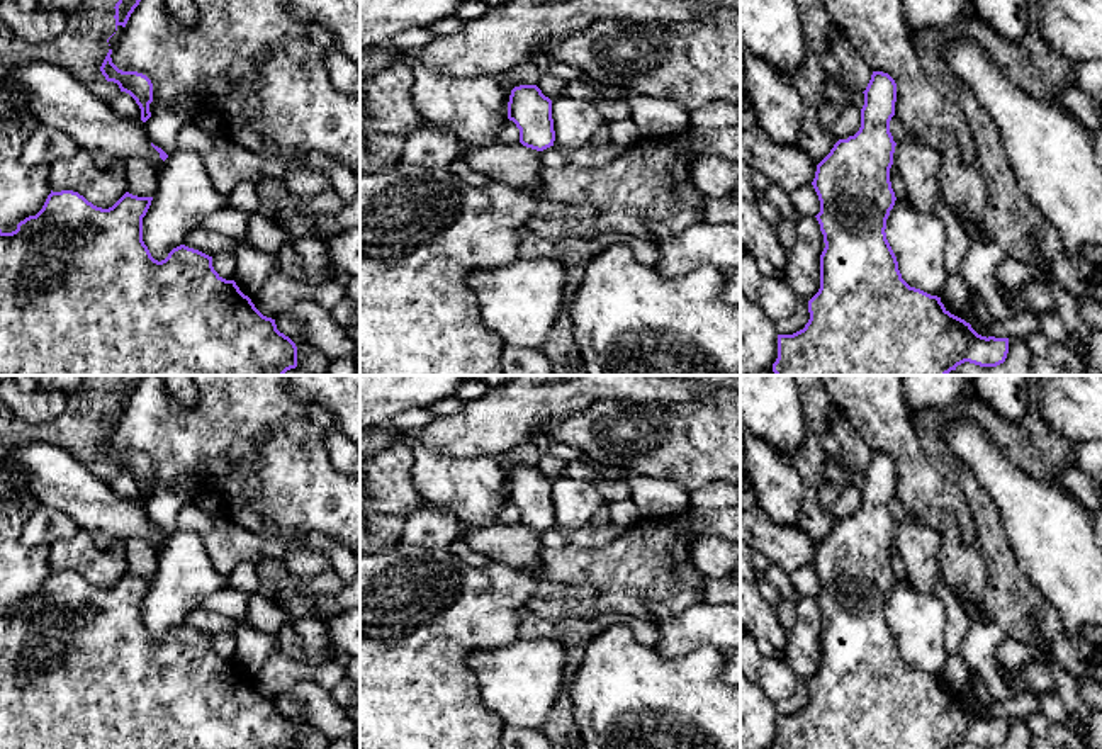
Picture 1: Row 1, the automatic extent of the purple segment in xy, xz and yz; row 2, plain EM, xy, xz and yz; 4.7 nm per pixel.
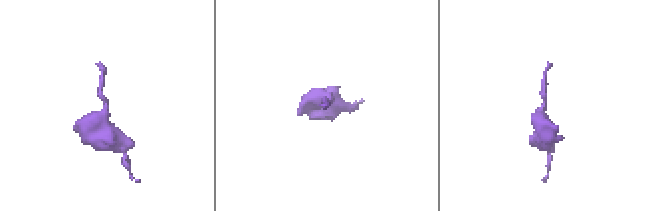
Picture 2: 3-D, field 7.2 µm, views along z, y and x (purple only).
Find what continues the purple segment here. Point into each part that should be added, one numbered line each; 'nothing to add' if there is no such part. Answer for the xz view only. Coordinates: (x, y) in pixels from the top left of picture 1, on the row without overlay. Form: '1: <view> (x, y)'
nothing to add

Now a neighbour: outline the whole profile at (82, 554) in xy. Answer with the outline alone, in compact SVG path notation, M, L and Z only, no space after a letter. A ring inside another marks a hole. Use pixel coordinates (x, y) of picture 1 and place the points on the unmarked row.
M80 530L73 538L51 545L49 564L53 572L78 572L102 589L112 588L127 572L124 547L104 549L97 543L93 533L85 530Z

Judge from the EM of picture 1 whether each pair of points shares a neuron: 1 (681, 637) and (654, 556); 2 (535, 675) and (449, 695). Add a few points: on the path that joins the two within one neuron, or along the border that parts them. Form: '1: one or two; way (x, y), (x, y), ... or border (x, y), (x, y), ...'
1: two; border (700, 600), (678, 613), (657, 610)
2: two; border (472, 649), (467, 666), (479, 698), (503, 722)

